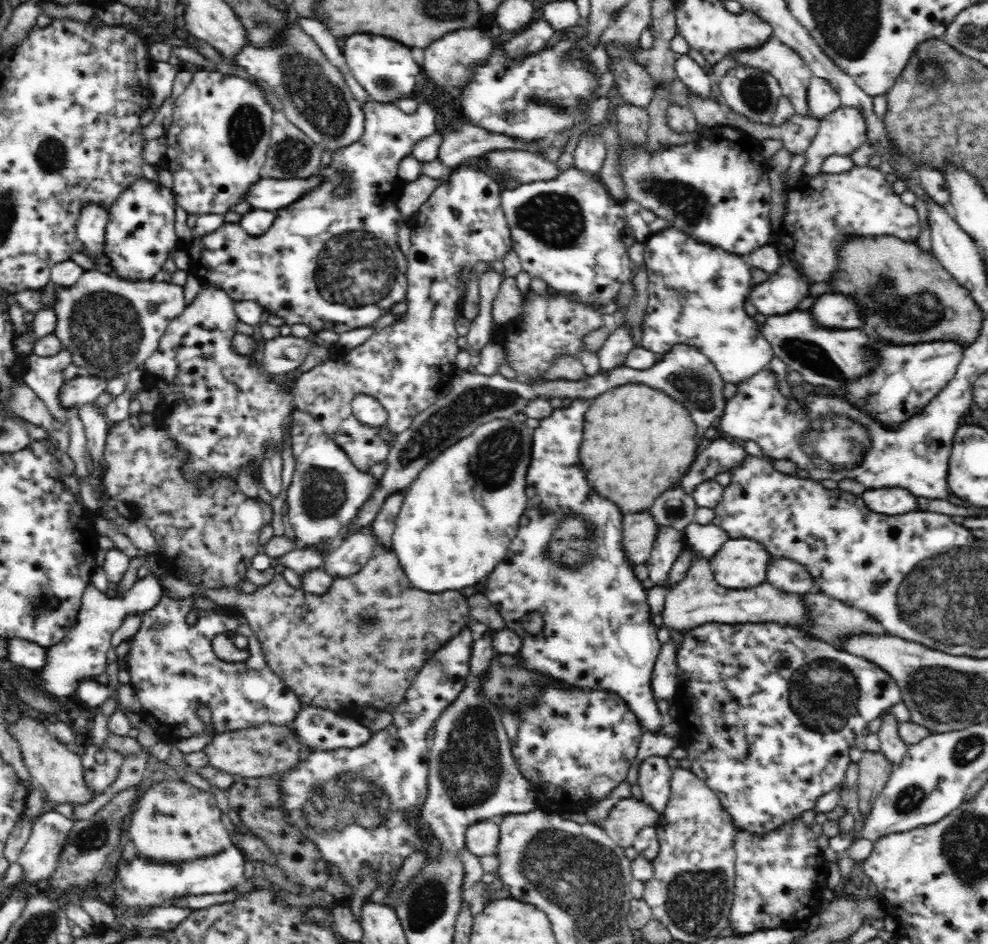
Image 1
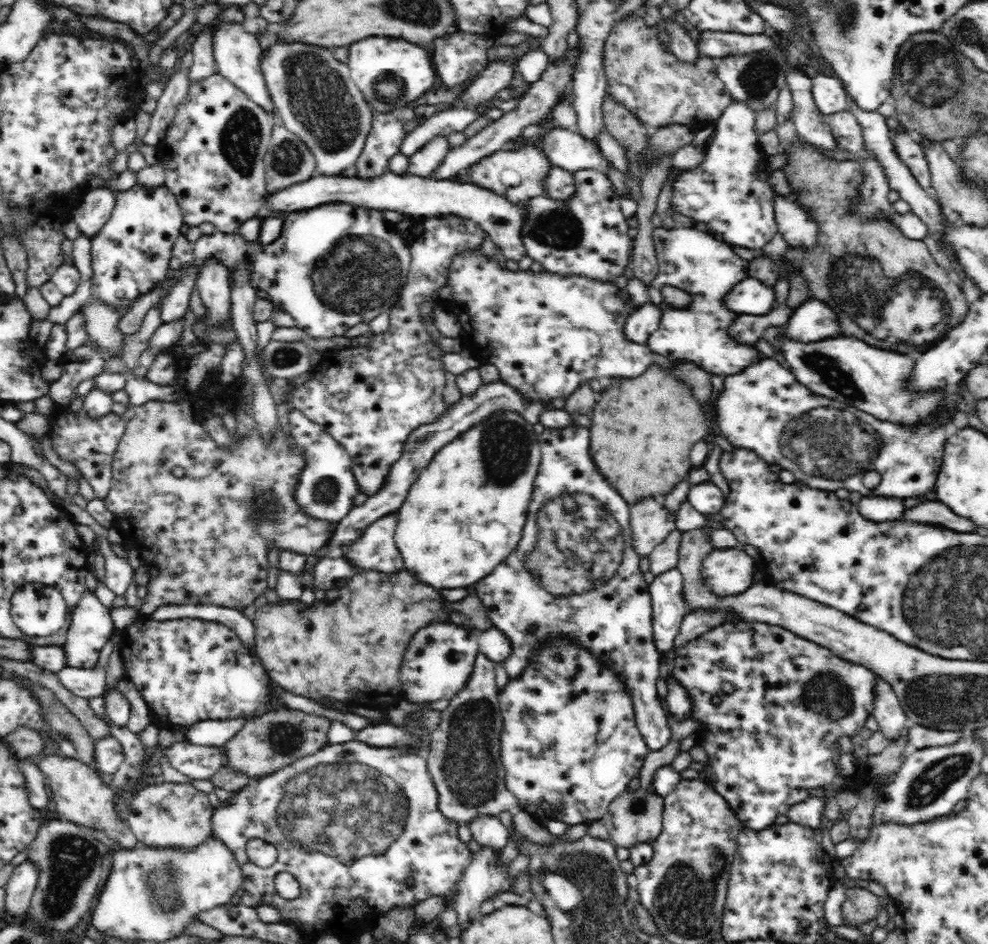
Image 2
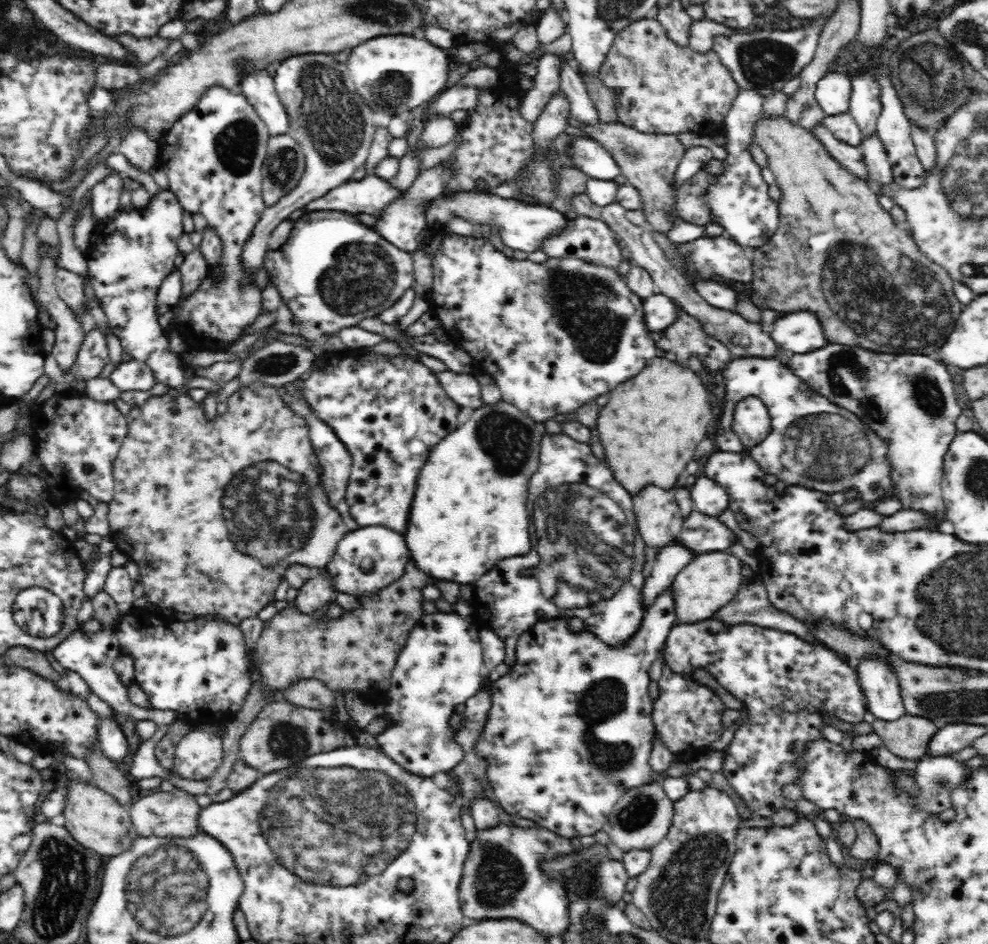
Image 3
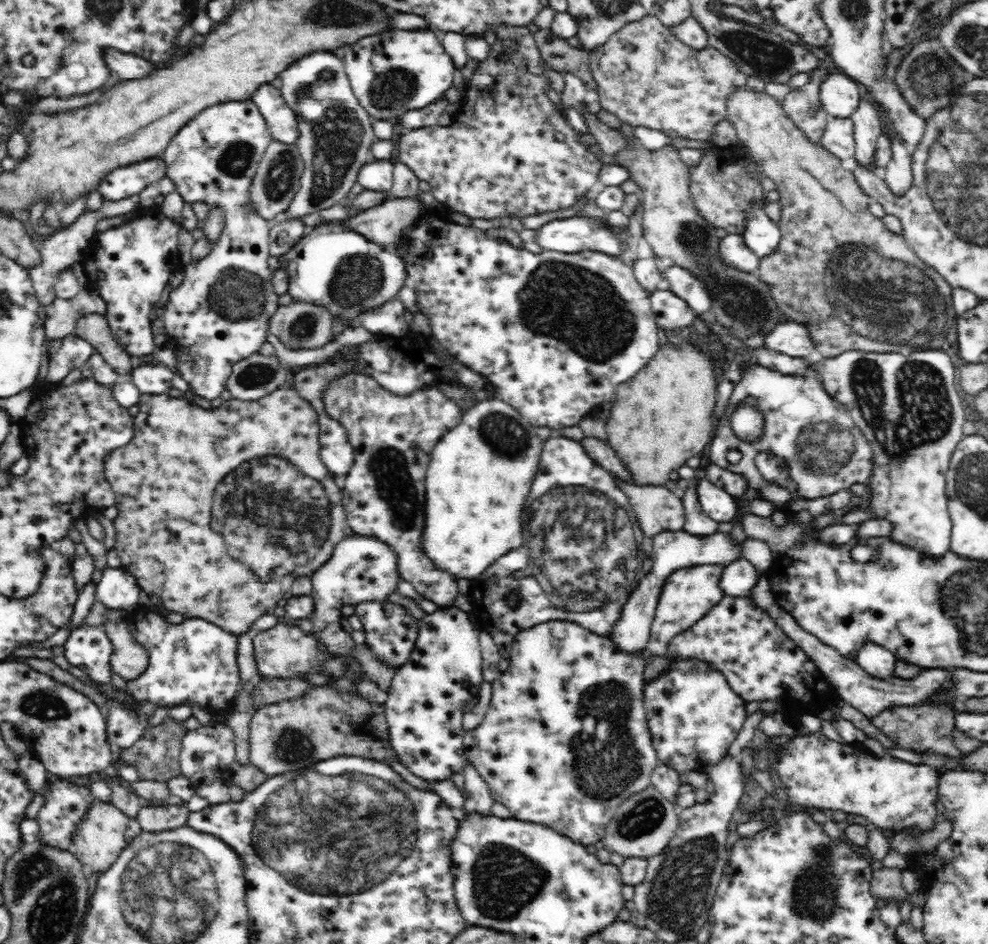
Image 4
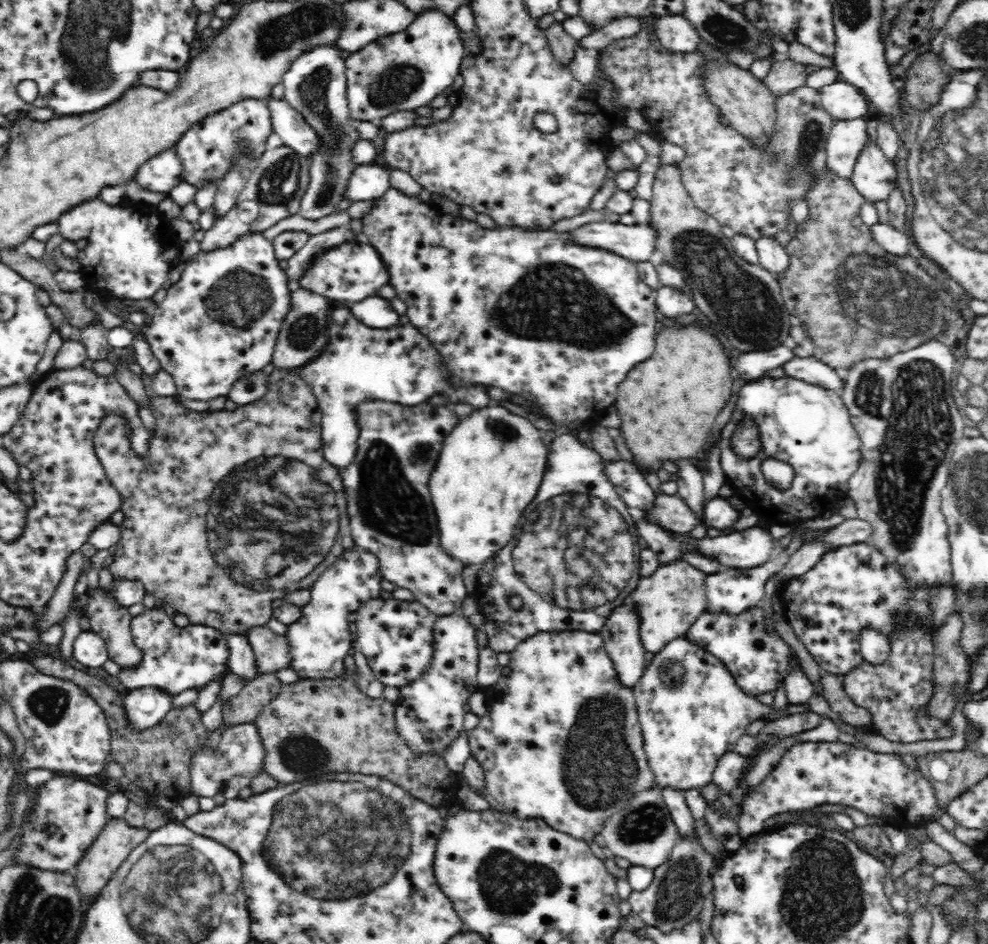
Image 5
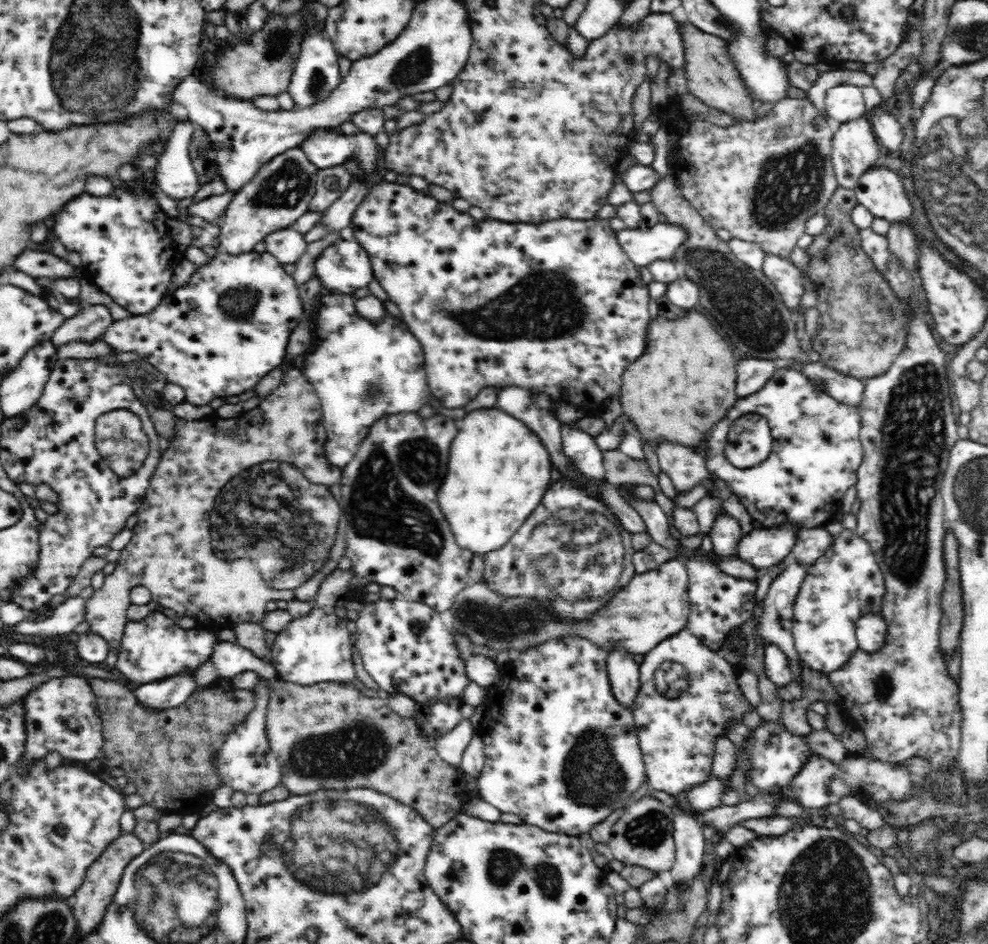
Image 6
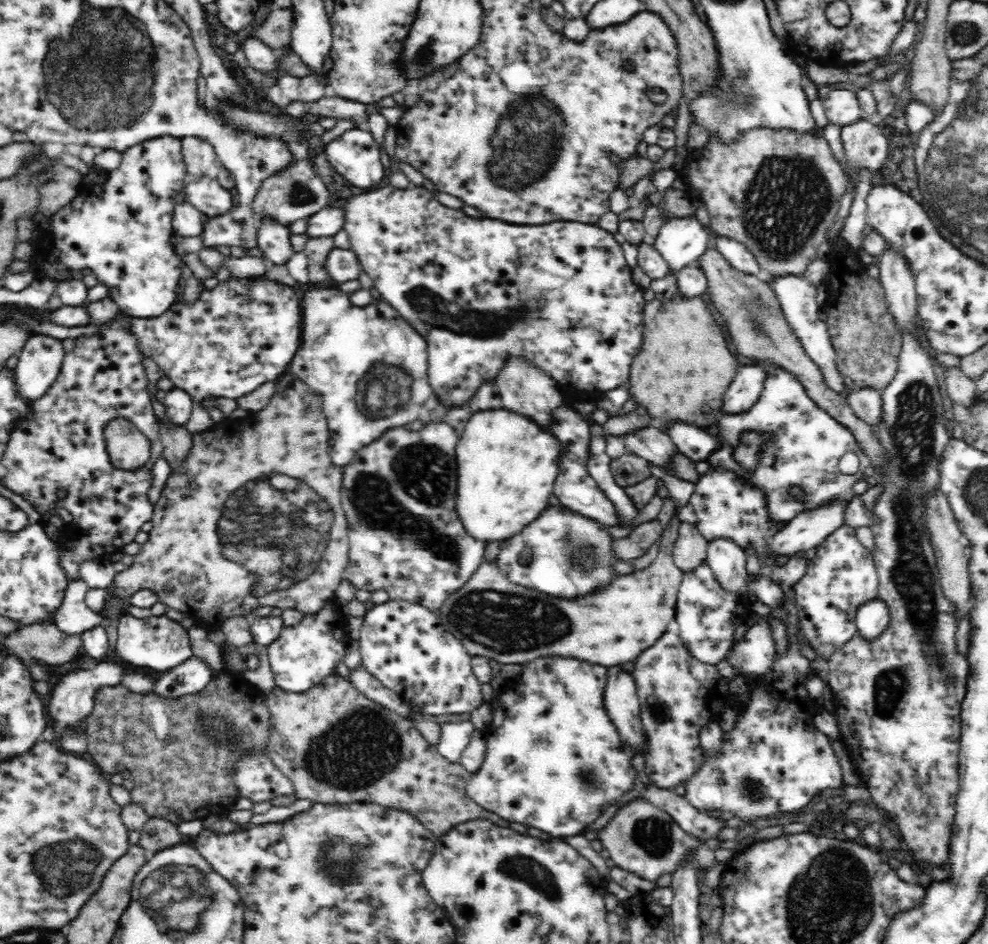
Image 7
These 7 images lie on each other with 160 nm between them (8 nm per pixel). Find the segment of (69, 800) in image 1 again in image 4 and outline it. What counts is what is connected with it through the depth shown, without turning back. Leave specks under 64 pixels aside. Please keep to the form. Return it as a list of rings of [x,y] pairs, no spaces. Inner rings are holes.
[[[93,802],[82,822],[76,827],[69,851],[92,873],[102,874],[116,862],[118,855],[130,844],[131,839],[142,831],[137,819],[126,816],[118,807],[104,802]]]

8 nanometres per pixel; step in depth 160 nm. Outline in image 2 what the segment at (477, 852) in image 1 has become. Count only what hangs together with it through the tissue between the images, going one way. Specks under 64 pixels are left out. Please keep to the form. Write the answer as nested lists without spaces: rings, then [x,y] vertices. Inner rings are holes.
[[[481,814],[470,821],[473,839],[479,845],[491,846],[492,848],[503,849],[507,845],[507,828],[498,816],[492,817],[490,814]]]

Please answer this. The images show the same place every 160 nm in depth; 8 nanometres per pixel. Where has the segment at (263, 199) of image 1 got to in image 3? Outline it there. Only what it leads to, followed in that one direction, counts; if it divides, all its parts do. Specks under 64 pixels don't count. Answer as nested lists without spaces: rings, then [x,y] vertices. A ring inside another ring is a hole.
[[[368,174],[362,180],[350,180],[330,189],[322,198],[310,201],[305,208],[308,211],[342,211],[376,217],[384,206],[388,206],[400,194],[388,181]],[[460,191],[451,197],[442,196],[436,199],[426,211],[429,226],[444,227],[448,219],[458,216],[471,224],[478,226],[489,224],[495,232],[499,232],[503,244],[513,250],[524,252],[536,252],[540,249],[540,241],[548,235],[560,232],[568,225],[568,219],[564,213],[553,210],[551,207],[541,205],[526,205],[516,199],[505,200],[492,193],[476,193],[474,191]]]

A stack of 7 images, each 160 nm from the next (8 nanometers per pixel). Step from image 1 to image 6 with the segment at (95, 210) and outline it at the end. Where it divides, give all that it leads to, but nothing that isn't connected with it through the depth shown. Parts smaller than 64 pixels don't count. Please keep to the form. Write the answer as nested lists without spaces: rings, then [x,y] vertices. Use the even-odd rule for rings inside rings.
[[[186,113],[183,114],[183,117],[178,118],[178,124],[174,126],[174,132],[170,134],[170,138],[167,138],[165,153],[162,153],[155,168],[157,170],[155,172],[155,182],[157,182],[158,188],[161,188],[162,192],[170,196],[170,198],[178,201],[184,198],[194,198],[204,185],[200,184],[199,174],[192,166],[192,159],[188,157],[188,144],[195,127],[196,125],[189,119]]]

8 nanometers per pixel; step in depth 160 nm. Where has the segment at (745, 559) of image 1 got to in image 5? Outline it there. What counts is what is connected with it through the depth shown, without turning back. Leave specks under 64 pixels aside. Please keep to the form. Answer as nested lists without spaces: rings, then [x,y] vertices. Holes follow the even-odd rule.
[[[675,561],[661,565],[654,574],[640,577],[637,586],[630,592],[625,602],[636,607],[640,615],[640,635],[646,652],[658,653],[674,638],[685,636],[694,621],[704,613],[706,593],[704,593],[704,571],[697,570],[689,563]]]

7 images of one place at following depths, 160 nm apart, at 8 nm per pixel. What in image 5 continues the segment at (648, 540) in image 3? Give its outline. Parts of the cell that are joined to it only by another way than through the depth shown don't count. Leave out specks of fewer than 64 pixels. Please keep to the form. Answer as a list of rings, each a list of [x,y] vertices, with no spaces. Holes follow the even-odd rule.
[[[677,494],[657,495],[654,506],[646,512],[646,519],[679,535],[689,534],[700,522],[697,514]]]

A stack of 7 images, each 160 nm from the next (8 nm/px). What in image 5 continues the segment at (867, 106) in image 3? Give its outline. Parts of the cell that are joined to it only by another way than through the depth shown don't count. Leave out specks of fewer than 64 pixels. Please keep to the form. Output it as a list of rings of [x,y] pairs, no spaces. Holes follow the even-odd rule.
[[[870,142],[868,146],[863,147],[863,151],[859,154],[856,164],[854,165],[851,181],[857,187],[858,193],[864,198],[865,202],[887,202],[890,193],[898,187],[898,173],[896,167],[875,142]]]

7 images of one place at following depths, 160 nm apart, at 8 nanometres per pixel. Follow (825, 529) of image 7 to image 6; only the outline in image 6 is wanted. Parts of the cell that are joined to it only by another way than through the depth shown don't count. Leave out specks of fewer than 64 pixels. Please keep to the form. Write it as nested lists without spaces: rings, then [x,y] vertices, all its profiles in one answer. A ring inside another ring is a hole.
[[[786,522],[778,526],[753,529],[739,539],[735,548],[738,558],[754,566],[754,569],[766,570],[786,561],[797,543],[797,534],[803,526]]]

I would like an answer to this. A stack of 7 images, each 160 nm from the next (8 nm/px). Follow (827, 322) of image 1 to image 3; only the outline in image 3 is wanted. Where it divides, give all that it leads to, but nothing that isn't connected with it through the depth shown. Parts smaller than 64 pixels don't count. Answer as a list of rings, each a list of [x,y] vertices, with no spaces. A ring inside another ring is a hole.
[[[813,311],[785,313],[773,322],[769,335],[780,348],[796,354],[806,354],[827,345],[821,321]]]

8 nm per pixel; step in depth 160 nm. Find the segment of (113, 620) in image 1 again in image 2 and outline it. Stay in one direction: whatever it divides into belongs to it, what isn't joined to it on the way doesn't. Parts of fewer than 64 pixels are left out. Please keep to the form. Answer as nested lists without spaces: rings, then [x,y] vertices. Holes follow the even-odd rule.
[[[86,591],[80,599],[78,606],[71,612],[70,622],[67,625],[66,640],[63,644],[67,656],[67,666],[92,669],[98,662],[100,650],[110,640],[115,628],[108,608],[98,601],[96,594]]]

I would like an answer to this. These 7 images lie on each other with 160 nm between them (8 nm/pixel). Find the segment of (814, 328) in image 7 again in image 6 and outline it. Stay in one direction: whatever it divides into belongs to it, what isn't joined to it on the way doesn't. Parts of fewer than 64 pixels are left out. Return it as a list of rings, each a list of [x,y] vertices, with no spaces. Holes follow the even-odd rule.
[[[767,254],[762,271],[770,279],[770,283],[776,287],[776,292],[782,297],[786,308],[792,313],[804,314],[805,308],[800,307],[802,297],[805,296],[802,275],[794,263],[785,258]]]

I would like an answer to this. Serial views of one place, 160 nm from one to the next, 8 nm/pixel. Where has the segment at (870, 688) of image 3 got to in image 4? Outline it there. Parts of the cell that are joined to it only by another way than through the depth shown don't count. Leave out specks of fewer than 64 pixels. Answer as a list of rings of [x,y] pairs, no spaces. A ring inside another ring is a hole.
[[[866,642],[859,650],[857,663],[876,678],[892,677],[892,668],[898,659],[887,648],[874,642]]]

